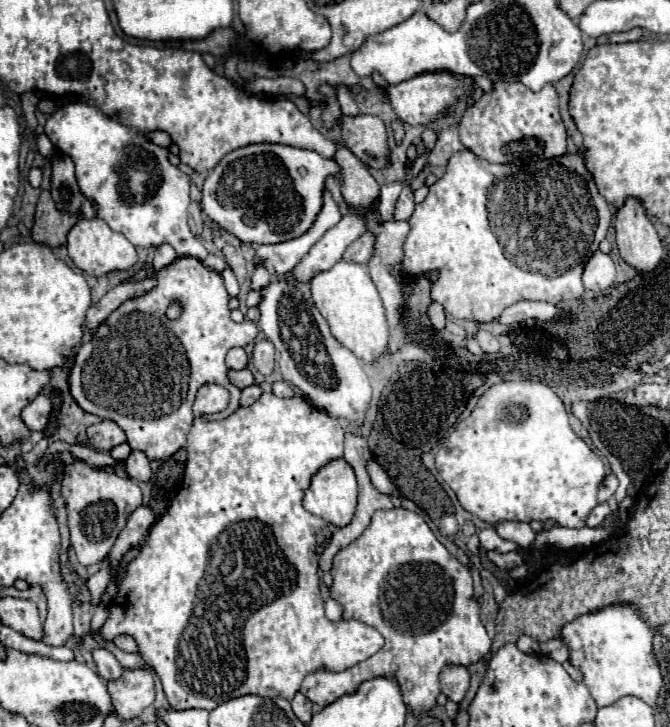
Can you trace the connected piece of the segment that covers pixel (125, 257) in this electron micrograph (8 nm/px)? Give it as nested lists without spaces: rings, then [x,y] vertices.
[[[80,218],[68,234],[66,248],[68,248],[72,262],[82,272],[96,276],[96,278],[106,276],[116,270],[130,270],[138,262],[138,254],[136,254],[136,248],[132,246],[132,242],[128,242],[128,238],[124,238],[124,234],[108,228],[108,224],[100,218],[92,218],[92,220]]]

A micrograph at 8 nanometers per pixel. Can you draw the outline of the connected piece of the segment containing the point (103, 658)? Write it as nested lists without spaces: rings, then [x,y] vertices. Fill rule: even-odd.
[[[106,648],[94,650],[94,662],[96,662],[96,666],[98,666],[100,678],[104,678],[104,680],[108,680],[108,682],[120,678],[122,666],[118,664],[118,660],[116,660]]]

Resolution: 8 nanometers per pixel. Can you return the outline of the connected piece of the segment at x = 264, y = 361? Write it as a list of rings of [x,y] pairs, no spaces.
[[[266,340],[256,342],[254,350],[252,350],[252,362],[260,374],[264,374],[264,376],[270,374],[274,370],[274,346],[272,346],[272,342],[266,342]]]

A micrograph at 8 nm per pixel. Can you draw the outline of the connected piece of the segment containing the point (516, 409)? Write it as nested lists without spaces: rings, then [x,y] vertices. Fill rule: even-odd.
[[[502,382],[482,394],[472,414],[446,438],[436,456],[442,480],[456,492],[458,502],[470,514],[490,526],[502,520],[552,520],[560,526],[582,528],[590,510],[598,504],[598,488],[606,476],[602,460],[572,430],[568,412],[552,388],[540,382]]]

